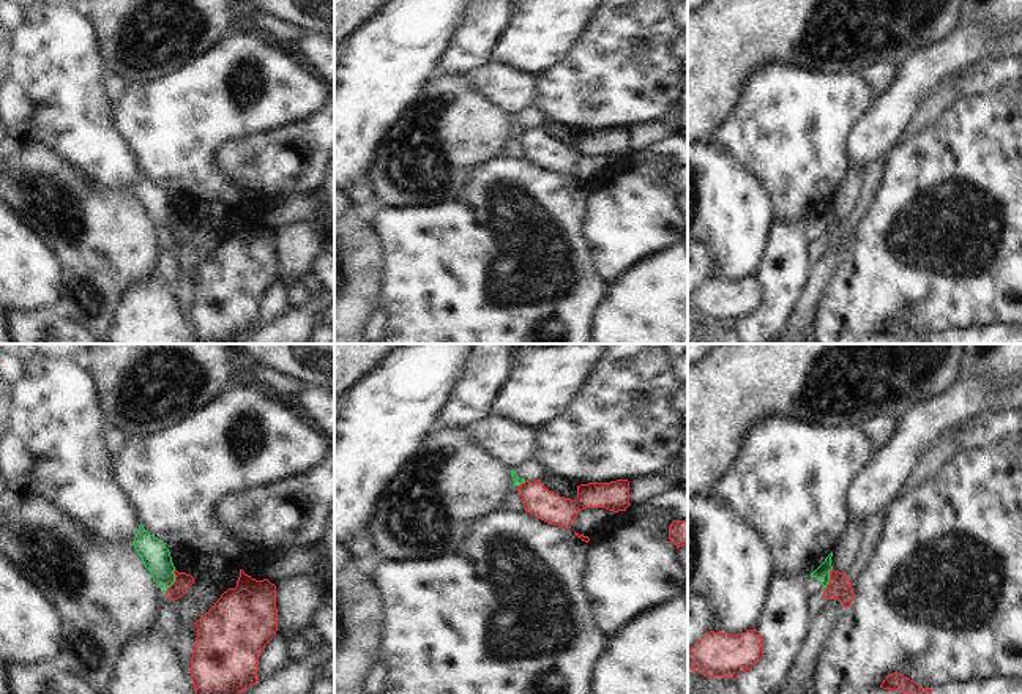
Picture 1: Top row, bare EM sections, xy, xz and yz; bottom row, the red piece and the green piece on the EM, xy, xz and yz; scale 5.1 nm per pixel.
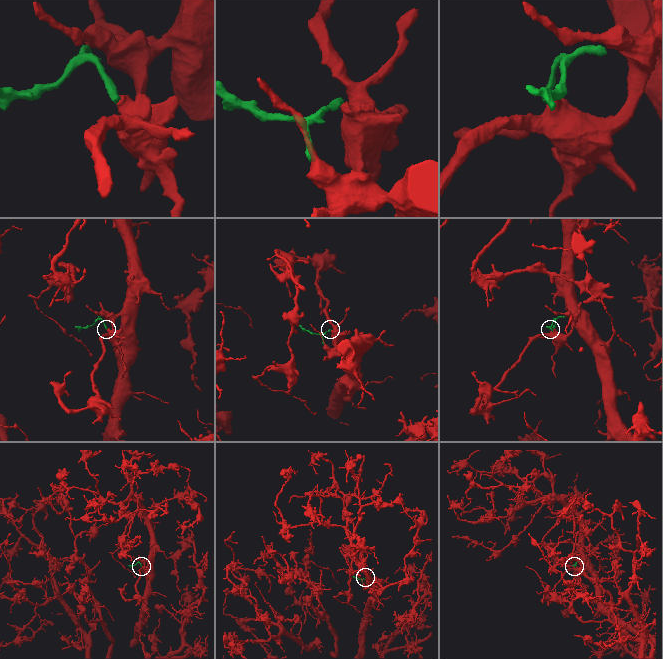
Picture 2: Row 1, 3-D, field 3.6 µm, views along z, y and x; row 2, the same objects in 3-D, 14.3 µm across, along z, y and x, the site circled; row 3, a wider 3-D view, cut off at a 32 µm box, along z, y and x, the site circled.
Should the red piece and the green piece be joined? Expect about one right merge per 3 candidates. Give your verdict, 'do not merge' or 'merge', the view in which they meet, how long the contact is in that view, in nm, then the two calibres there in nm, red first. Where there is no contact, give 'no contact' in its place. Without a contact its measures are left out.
do not merge | xy | 130 nm | 90/140 nm

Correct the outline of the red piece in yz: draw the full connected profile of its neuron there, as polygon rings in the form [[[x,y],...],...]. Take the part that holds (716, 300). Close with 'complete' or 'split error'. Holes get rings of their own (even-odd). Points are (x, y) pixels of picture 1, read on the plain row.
[[[757,276],[737,282],[710,278],[688,297],[688,315],[735,326],[762,304],[763,285]]] | complete

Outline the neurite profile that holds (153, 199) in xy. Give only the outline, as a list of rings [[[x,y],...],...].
[[[140,170],[132,192],[140,202],[145,215],[150,218],[153,227],[166,240],[167,235],[175,229],[175,213],[166,191],[150,181]]]

